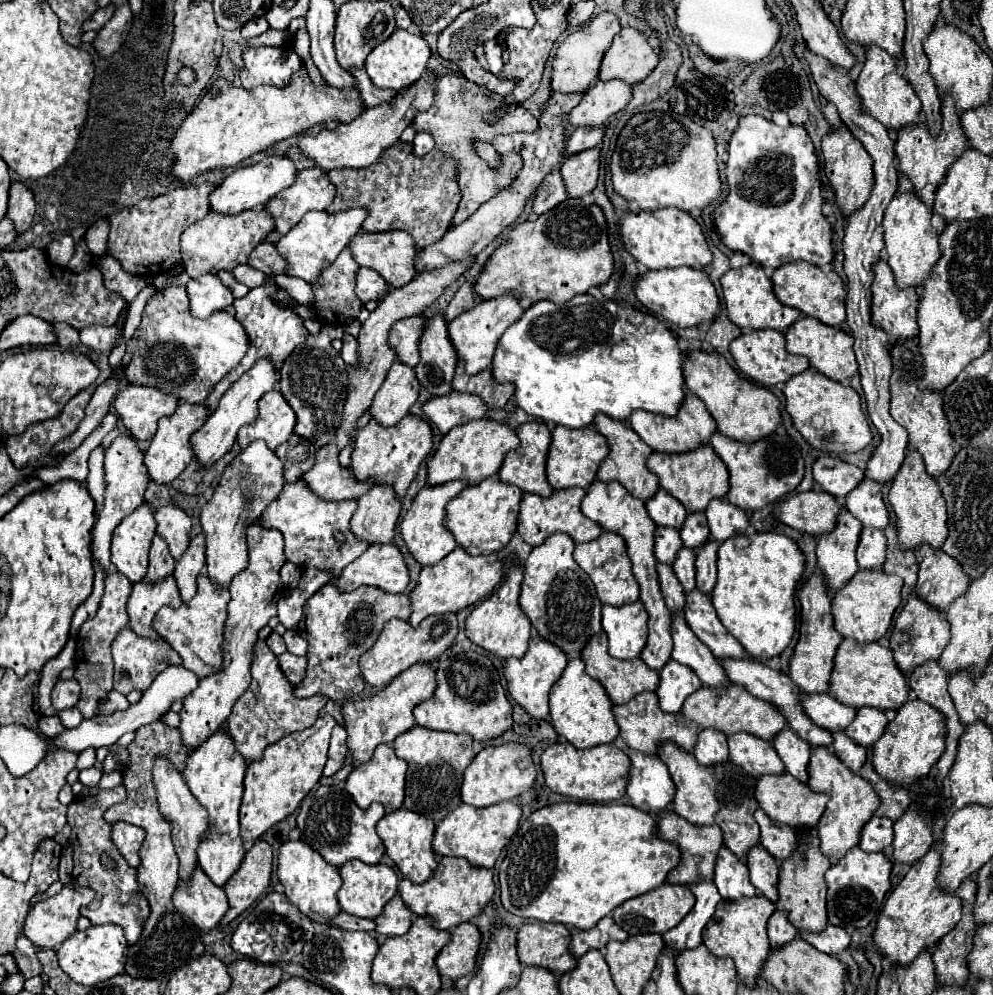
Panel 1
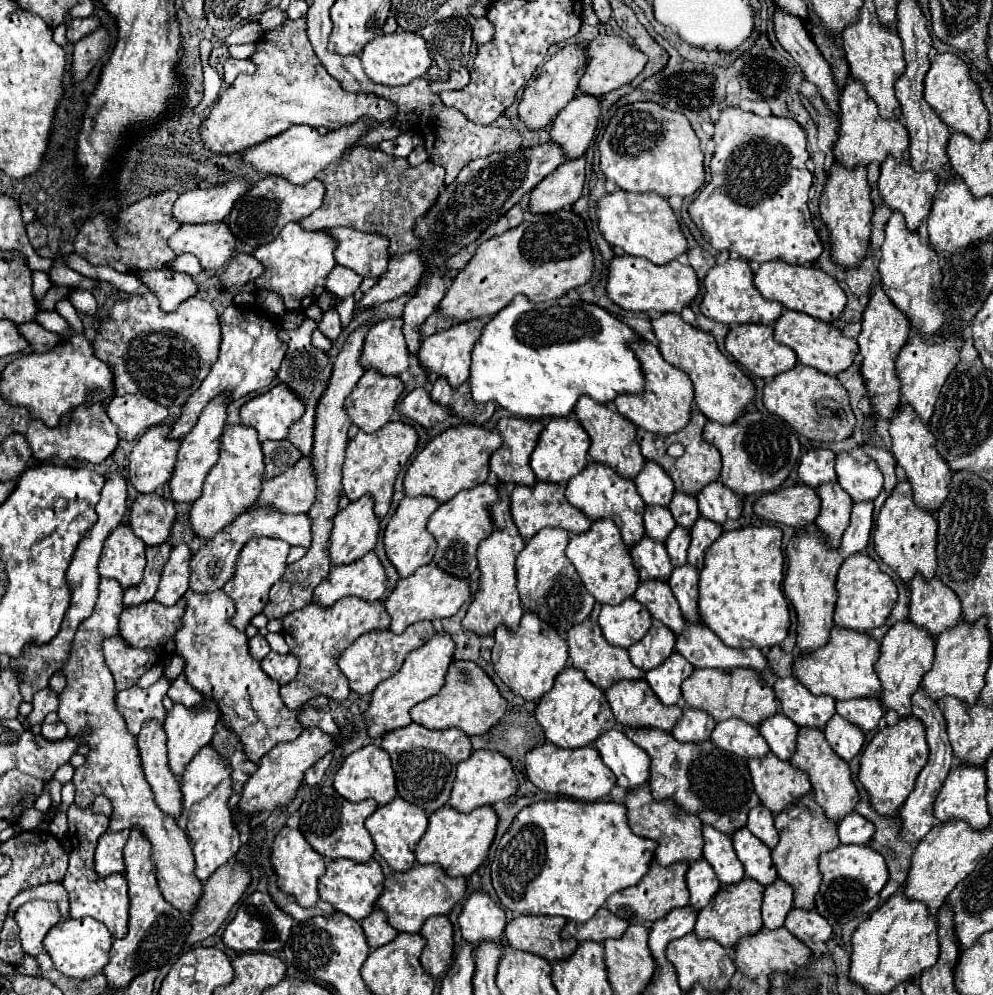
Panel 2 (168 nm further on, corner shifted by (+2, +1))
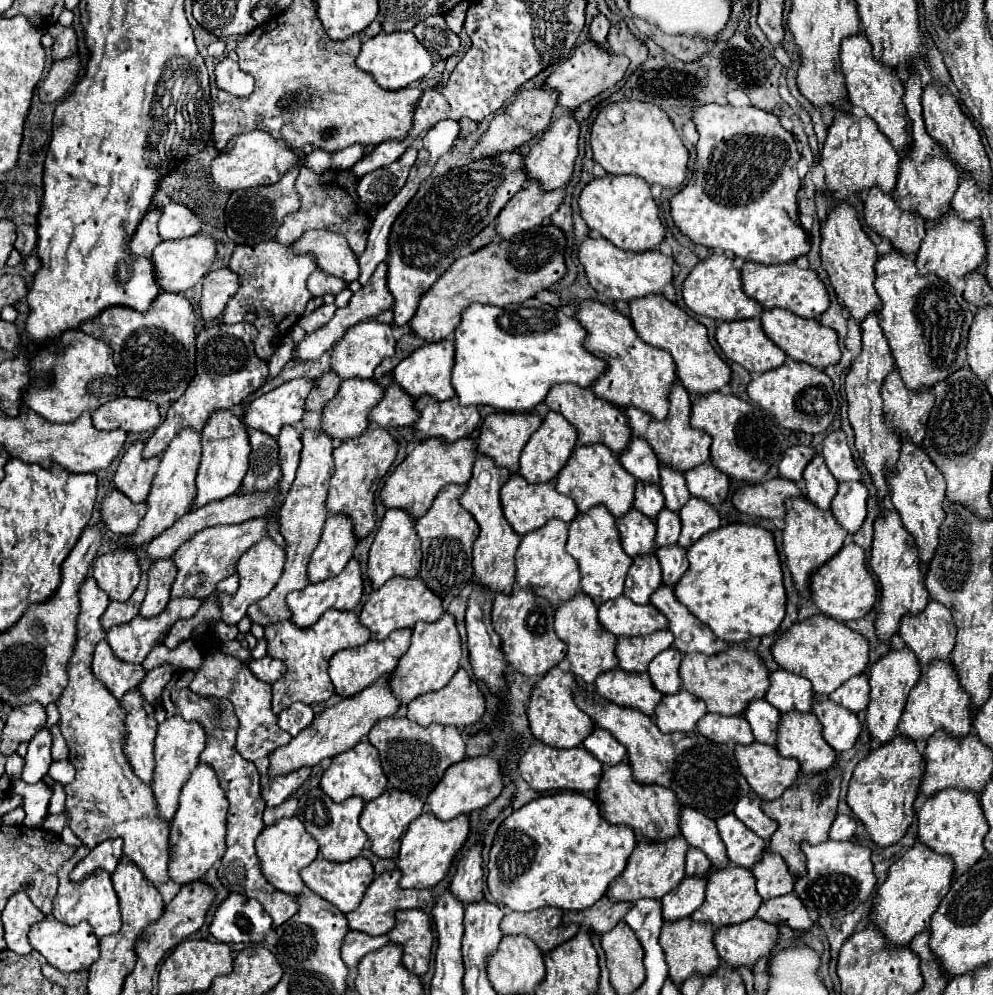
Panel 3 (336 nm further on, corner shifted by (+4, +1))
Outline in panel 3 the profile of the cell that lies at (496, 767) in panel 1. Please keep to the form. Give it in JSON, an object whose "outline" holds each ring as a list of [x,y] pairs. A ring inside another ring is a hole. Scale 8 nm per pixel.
{"outline":[[[479,756],[471,760],[461,760],[443,774],[441,782],[433,788],[433,792],[427,794],[427,806],[433,816],[439,820],[451,820],[459,814],[471,814],[473,810],[481,810],[487,804],[491,804],[503,790],[501,774],[499,774],[499,762],[491,756]]]}

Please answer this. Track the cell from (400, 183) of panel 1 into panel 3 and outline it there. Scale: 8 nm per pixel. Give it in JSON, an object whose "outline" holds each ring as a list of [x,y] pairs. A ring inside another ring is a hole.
{"outline":[[[305,168],[299,170],[299,176],[295,180],[295,190],[301,198],[301,206],[297,212],[285,216],[285,222],[279,226],[277,230],[277,242],[289,246],[293,244],[305,230],[331,230],[337,234],[343,234],[349,240],[349,246],[355,250],[355,254],[361,254],[367,246],[367,231],[369,229],[377,212],[380,209],[377,206],[365,204],[357,198],[355,194],[355,186],[357,186],[357,178],[347,170],[347,172],[339,172],[339,170],[327,170],[323,174],[313,174]]]}

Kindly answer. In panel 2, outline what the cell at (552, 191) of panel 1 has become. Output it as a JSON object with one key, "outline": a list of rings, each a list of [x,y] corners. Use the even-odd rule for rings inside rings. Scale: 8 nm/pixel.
{"outline":[[[519,202],[517,206],[513,206],[513,208],[507,212],[507,216],[509,216],[509,226],[519,226],[519,224],[523,222],[525,214],[527,214],[527,202]]]}

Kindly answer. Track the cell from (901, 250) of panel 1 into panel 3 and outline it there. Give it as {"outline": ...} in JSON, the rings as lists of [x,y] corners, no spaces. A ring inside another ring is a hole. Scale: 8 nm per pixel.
{"outline":[[[897,250],[881,256],[875,270],[875,290],[883,302],[879,326],[883,328],[895,368],[907,390],[919,392],[921,388],[933,388],[937,382],[953,374],[953,370],[965,368],[967,332],[973,322],[973,314],[961,292],[951,290],[945,280],[933,274],[917,276],[915,262],[907,260]]]}

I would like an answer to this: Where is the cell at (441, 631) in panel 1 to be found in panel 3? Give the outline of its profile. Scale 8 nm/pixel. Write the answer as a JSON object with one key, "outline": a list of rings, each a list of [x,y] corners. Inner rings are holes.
{"outline":[[[397,630],[393,634],[389,634],[385,640],[377,642],[377,640],[369,640],[363,646],[357,648],[347,648],[337,652],[331,660],[329,660],[329,678],[335,686],[335,692],[343,698],[357,694],[357,690],[363,690],[367,686],[371,686],[379,676],[383,676],[385,672],[393,672],[397,668],[399,658],[407,652],[411,644],[411,630]]]}

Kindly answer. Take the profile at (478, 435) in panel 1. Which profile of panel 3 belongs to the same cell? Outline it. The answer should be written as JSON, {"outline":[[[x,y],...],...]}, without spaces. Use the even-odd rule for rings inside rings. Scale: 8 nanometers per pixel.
{"outline":[[[435,438],[423,440],[415,446],[415,450],[393,470],[393,474],[387,478],[379,498],[385,508],[399,508],[405,510],[413,520],[421,518],[433,502],[433,498],[439,494],[439,490],[447,484],[467,484],[471,478],[475,462],[475,440],[465,438],[457,442],[441,442]]]}

